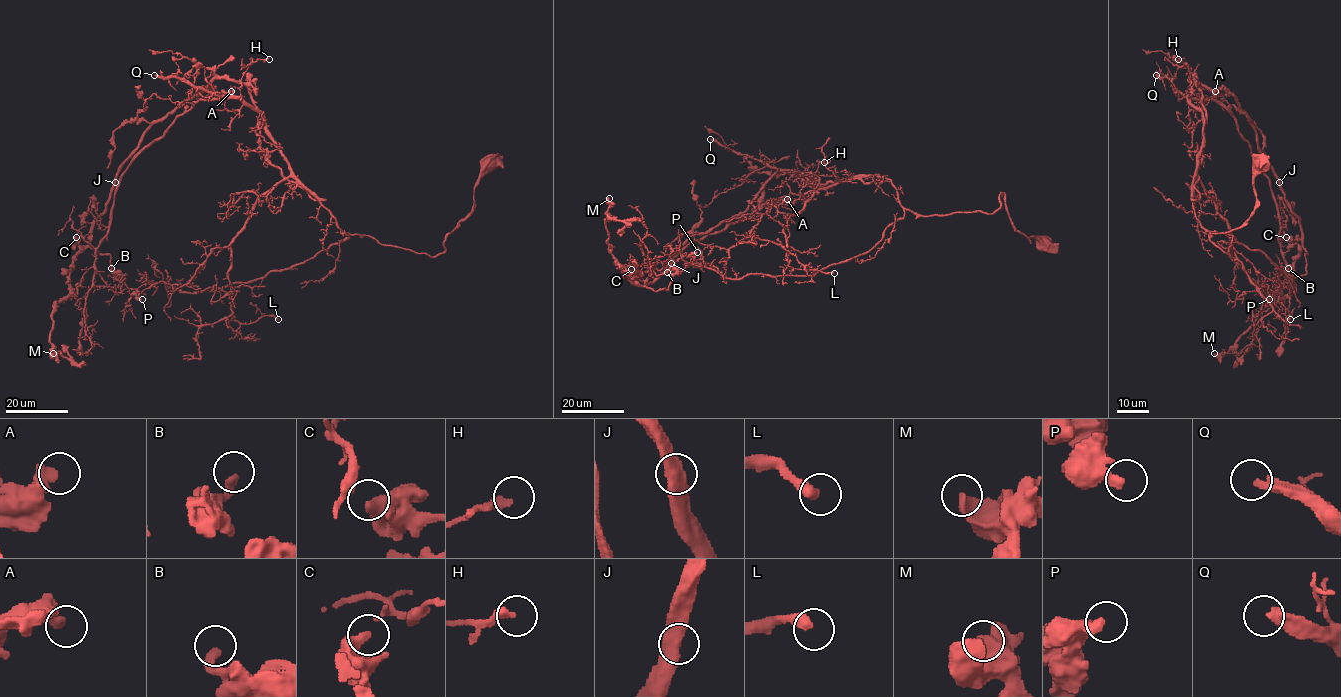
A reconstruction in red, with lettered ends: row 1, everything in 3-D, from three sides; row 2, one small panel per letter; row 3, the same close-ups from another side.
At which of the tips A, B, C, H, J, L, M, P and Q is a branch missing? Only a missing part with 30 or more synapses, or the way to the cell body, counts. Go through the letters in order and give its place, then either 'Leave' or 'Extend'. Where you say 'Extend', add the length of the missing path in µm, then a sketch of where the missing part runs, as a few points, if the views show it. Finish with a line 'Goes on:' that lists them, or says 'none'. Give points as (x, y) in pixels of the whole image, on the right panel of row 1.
A: Place: (1215, 91). Leave
B: Place: (1288, 268). Leave
C: Place: (1286, 237). Leave
H: Place: (1178, 59). Leave
J: Place: (1279, 182). Leave
L: Place: (1290, 319). Leave
M: Place: (1214, 353). Leave
P: Place: (1269, 299). Leave
Q: Place: (1156, 75). Extend. Missing length about 80 µm
Goes on: Q

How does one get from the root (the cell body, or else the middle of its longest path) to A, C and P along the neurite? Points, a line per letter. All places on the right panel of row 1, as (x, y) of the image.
A: (1261, 163), (1256, 208), (1210, 234), (1230, 257), (1192, 200), (1206, 110), (1189, 80), (1215, 91)
C: (1261, 163), (1256, 208), (1210, 240), (1262, 251), (1294, 292), (1307, 253), (1286, 237)
P: (1261, 163), (1256, 208), (1210, 240), (1230, 257), (1230, 234), (1292, 280), (1294, 292), (1283, 283), (1269, 299)

